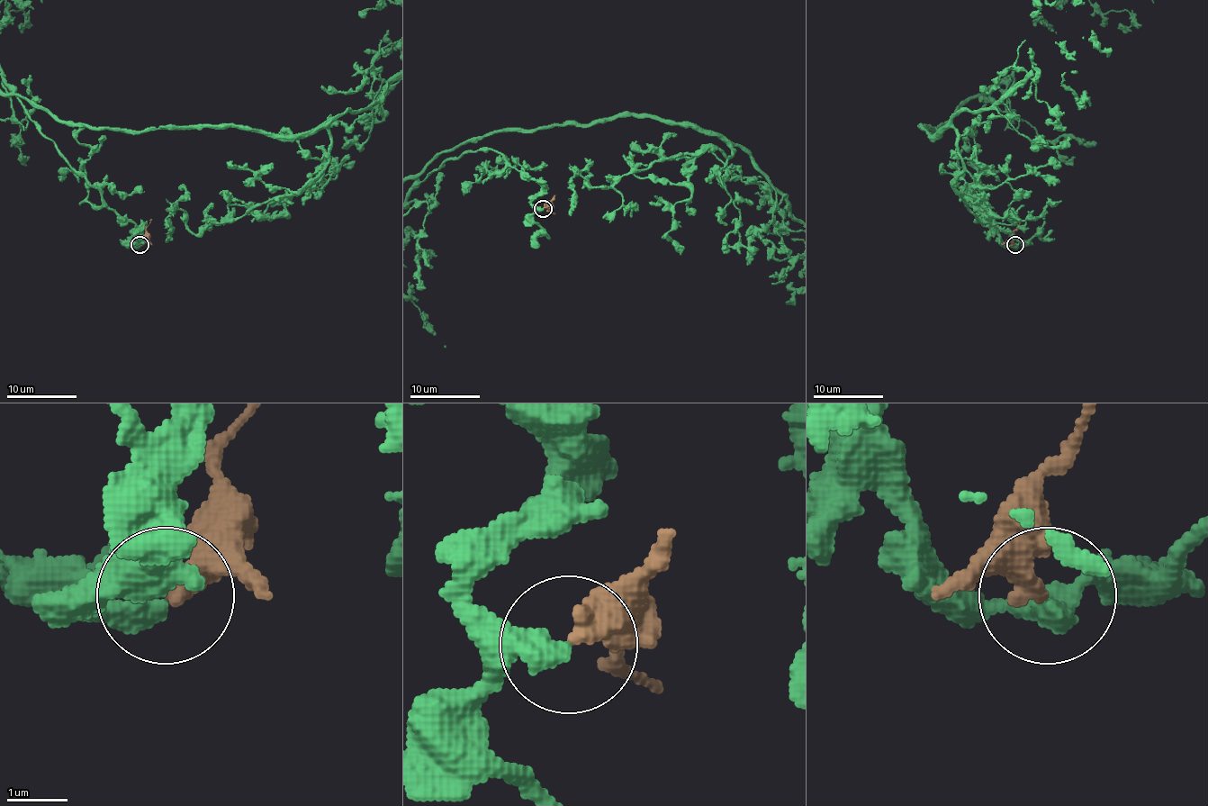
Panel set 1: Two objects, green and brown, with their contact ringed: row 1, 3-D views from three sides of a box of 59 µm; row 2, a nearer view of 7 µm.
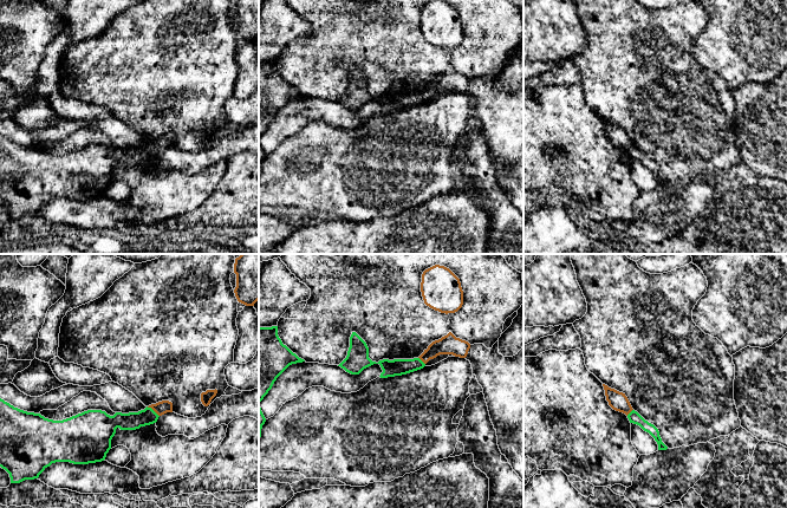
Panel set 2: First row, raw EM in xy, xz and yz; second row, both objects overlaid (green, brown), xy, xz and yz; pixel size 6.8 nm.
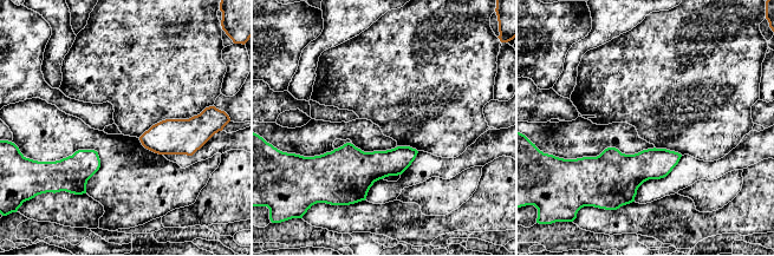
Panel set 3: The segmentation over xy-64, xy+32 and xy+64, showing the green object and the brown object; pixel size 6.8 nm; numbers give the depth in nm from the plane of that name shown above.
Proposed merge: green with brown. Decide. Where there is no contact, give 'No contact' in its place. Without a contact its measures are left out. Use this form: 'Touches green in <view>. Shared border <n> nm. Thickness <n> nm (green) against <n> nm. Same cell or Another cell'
Touches green in xy. Shared border 110 nm. Thickness 120 nm (green) against 90 nm. Another cell

